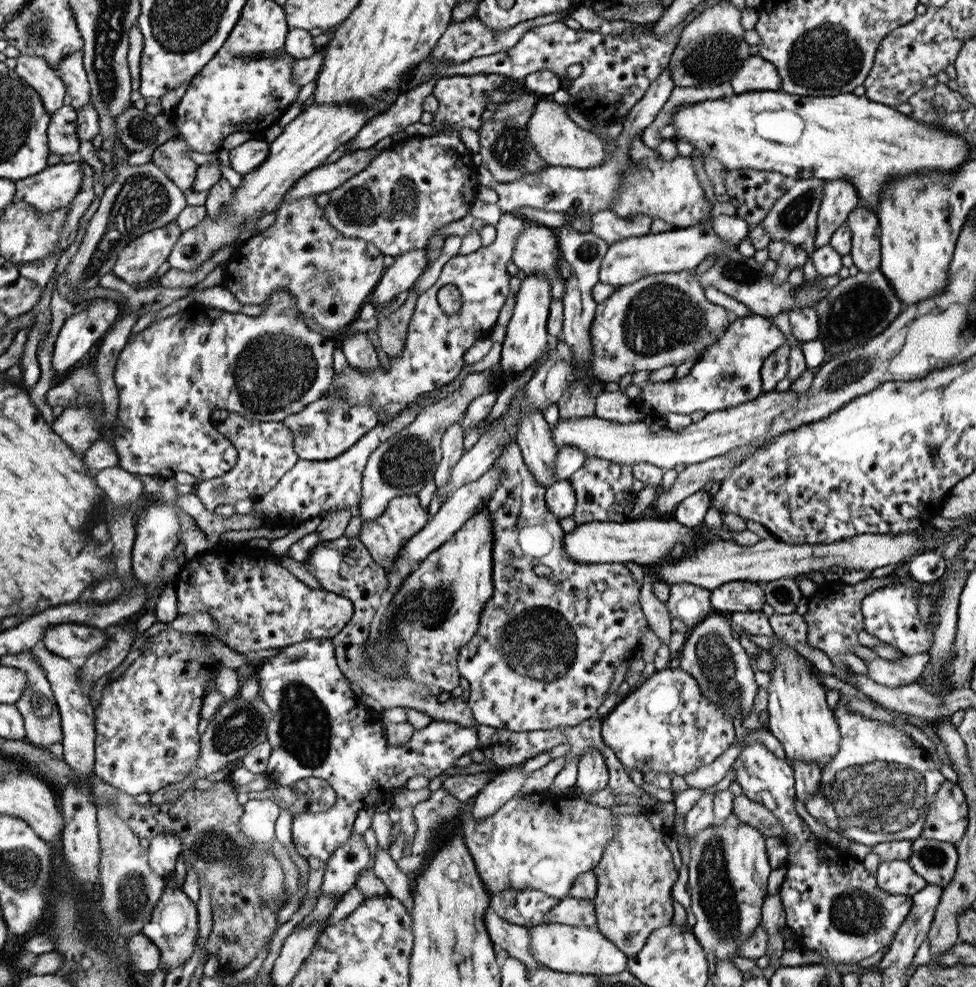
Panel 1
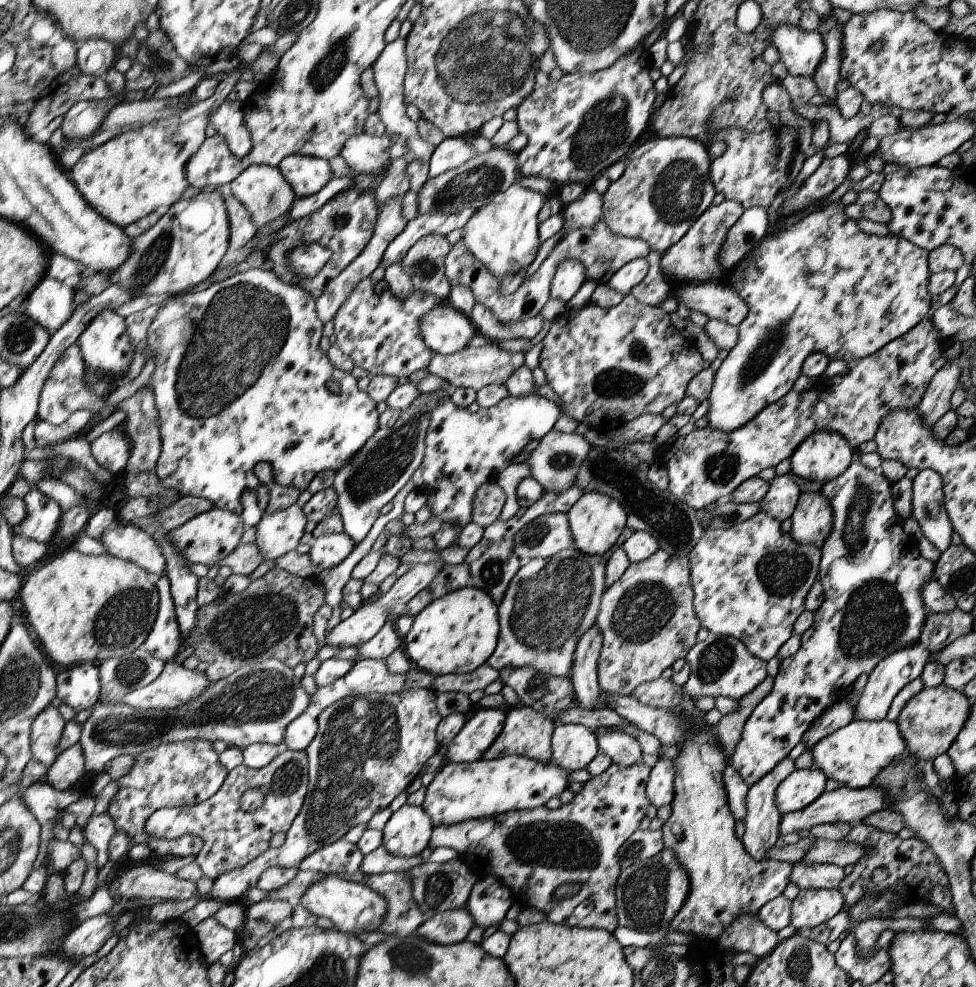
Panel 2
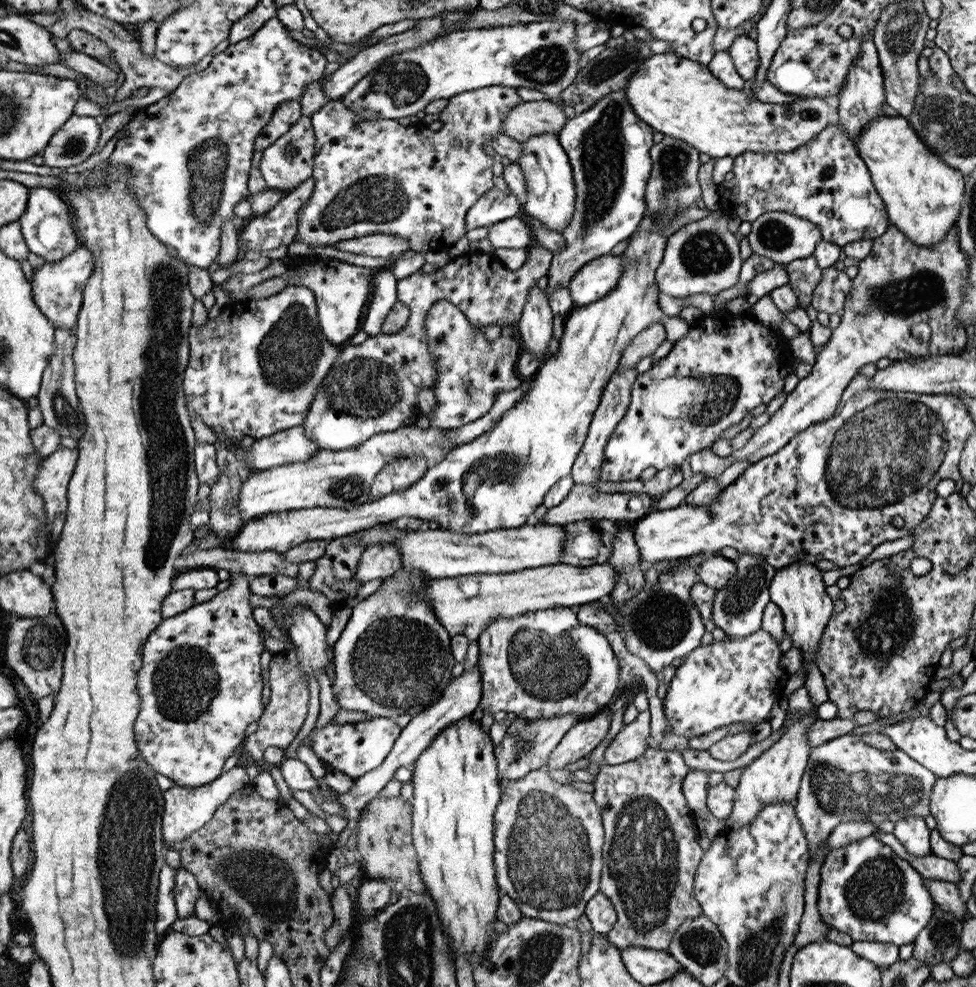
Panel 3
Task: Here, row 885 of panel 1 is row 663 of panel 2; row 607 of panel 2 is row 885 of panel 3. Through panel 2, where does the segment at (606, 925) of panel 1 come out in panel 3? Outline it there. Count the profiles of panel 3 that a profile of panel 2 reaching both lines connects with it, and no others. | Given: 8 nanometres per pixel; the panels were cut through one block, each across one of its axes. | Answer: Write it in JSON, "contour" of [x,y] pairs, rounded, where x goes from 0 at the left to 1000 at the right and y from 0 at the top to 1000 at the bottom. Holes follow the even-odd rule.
{"contour":[[[668,755],[658,766],[640,774],[618,775],[608,792],[608,810],[615,820],[619,838],[614,903],[628,914],[632,926],[629,939],[621,949],[636,963],[650,958],[684,964],[686,951],[697,937],[720,926],[711,908],[711,889],[721,861],[711,843],[712,823],[699,803],[705,782],[707,778],[697,761],[674,760]]]}

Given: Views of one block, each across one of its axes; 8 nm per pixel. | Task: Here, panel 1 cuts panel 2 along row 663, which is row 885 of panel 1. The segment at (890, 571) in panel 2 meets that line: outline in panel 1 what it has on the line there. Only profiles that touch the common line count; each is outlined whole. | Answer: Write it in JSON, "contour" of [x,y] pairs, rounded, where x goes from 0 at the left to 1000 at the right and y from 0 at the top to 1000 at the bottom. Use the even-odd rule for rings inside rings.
{"contour":[[[773,751],[766,757],[762,757],[755,768],[748,779],[754,781],[752,791],[758,793],[763,806],[782,815],[803,838],[803,848],[799,849],[807,858],[807,867],[803,875],[806,882],[798,902],[805,923],[805,938],[811,941],[816,955],[824,961],[840,965],[845,973],[869,977],[881,975],[910,960],[920,940],[932,926],[934,908],[916,906],[904,901],[898,893],[897,884],[889,884],[883,872],[877,871],[870,863],[849,863],[843,851],[835,847],[814,819],[816,797],[809,772],[797,768],[781,751]]]}

